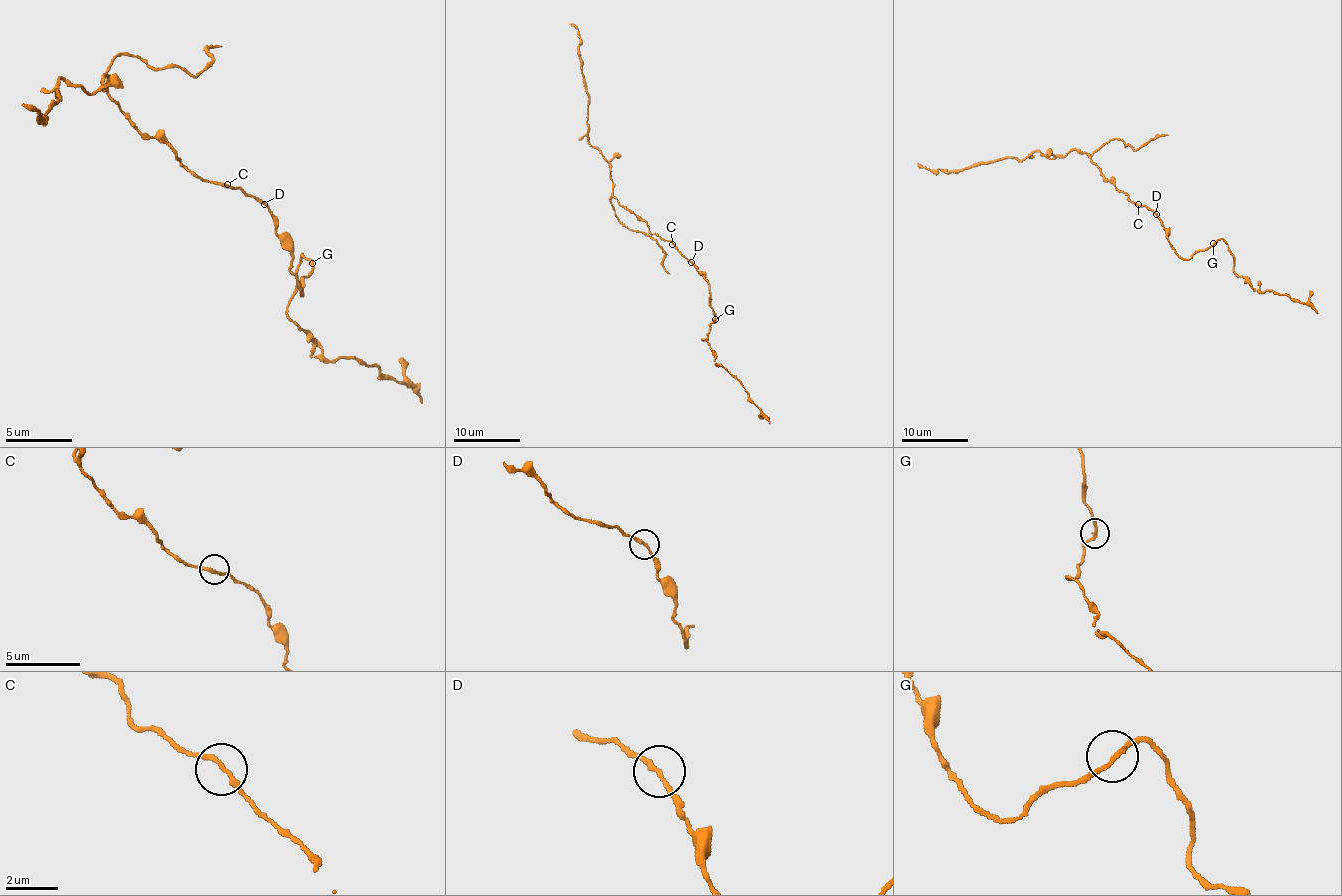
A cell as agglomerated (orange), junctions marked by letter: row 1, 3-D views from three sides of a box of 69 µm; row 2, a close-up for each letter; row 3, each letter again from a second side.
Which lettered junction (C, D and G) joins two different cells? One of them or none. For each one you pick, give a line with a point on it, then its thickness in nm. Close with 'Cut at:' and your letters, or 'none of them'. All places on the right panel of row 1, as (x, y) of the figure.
Cut at: none of them

